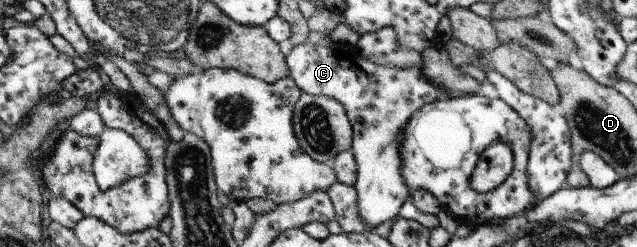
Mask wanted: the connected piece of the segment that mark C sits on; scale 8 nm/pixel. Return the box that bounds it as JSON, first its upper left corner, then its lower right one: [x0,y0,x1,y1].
[285,42,448,230]

